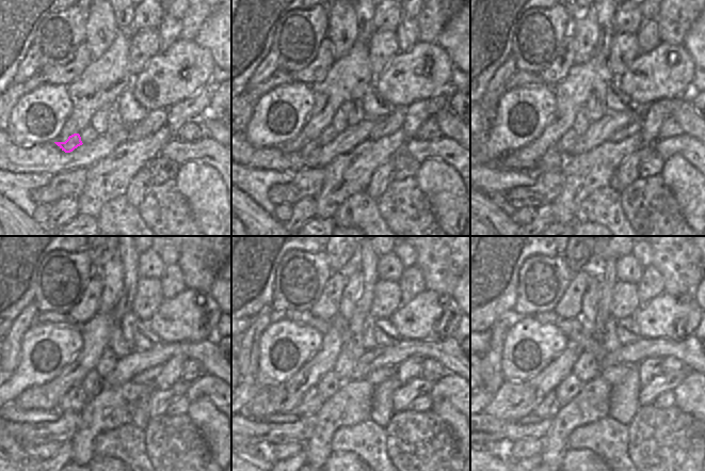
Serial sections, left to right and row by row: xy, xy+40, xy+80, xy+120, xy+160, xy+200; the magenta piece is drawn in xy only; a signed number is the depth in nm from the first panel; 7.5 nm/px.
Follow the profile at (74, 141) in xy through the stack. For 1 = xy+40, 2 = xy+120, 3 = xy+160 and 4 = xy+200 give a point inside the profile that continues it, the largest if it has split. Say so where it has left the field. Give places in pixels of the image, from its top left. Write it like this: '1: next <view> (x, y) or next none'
1: next xy+40 (313, 144)
2: next xy+120 (75, 399)
3: next xy+160 (311, 403)
4: next xy+200 (548, 408)

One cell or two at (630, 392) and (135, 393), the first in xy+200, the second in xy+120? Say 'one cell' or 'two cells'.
two cells

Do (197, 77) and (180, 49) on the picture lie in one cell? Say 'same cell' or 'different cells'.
same cell

